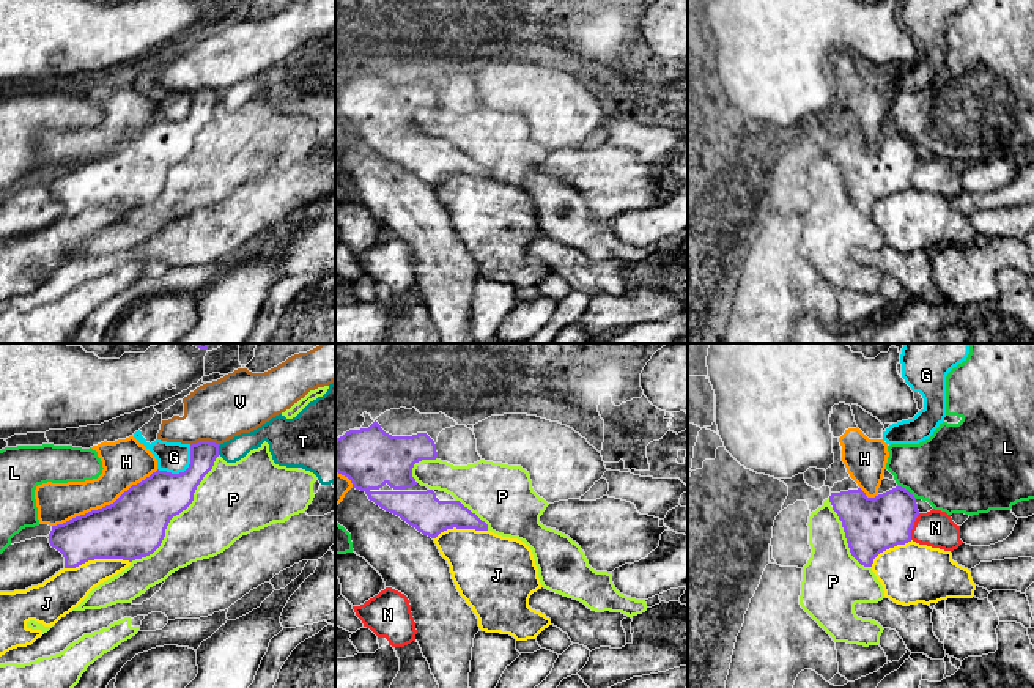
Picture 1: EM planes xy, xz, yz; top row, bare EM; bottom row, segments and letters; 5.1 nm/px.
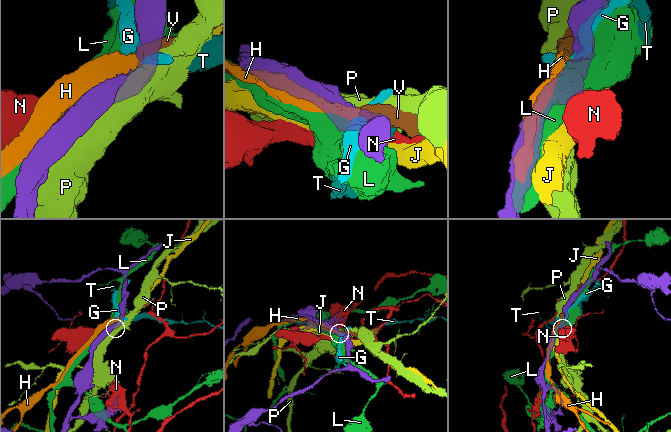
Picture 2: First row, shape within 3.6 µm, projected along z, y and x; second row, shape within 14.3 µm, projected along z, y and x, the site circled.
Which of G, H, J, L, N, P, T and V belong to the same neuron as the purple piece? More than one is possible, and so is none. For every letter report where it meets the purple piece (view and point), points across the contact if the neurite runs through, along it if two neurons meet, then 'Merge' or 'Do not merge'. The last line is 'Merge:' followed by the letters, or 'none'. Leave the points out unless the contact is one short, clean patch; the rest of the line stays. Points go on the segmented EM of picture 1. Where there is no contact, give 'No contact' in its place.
G: Touches purple at xy (184, 471). Do not merge
H: Touches purple at xy (106, 506). Do not merge
J: Touches purple at xy (96, 558). Do not merge
L: Touches purple at yz (907, 490). Do not merge
N: Touches purple at yz (913, 525). Do not merge
P: Touches purple at xy (177, 514). Do not merge
T: Touches purple at xy (217, 451). Do not merge
V: Touches purple at xy (205, 441). Boundary: xy (219, 444), (197, 441), (191, 446). Do not merge
Merge: none

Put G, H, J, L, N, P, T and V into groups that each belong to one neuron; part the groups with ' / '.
G / H V / J / L / N / P / T

